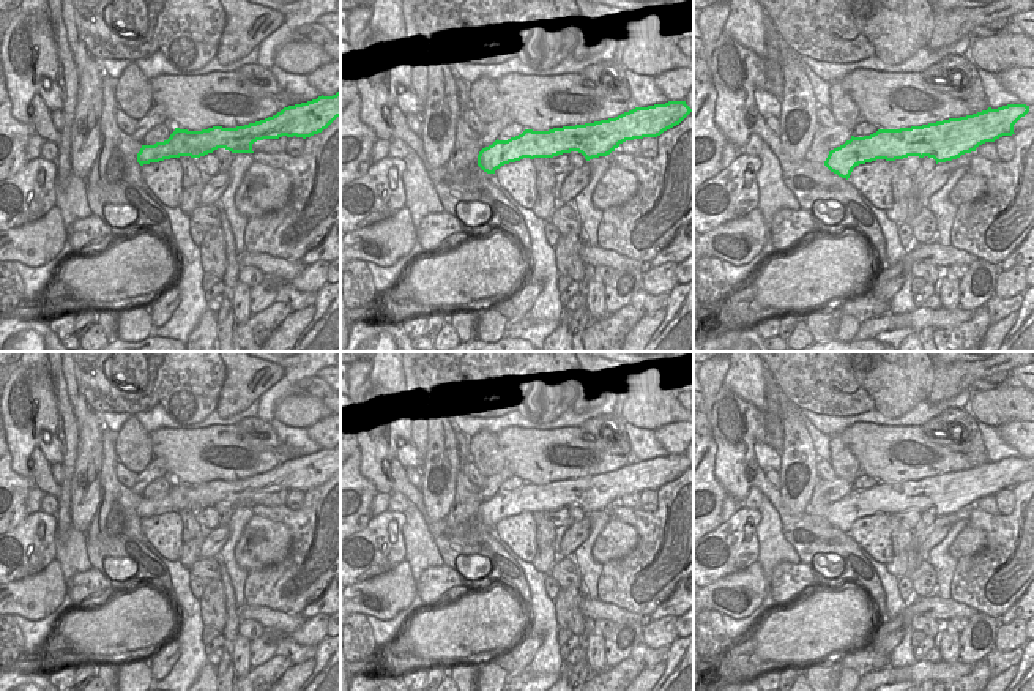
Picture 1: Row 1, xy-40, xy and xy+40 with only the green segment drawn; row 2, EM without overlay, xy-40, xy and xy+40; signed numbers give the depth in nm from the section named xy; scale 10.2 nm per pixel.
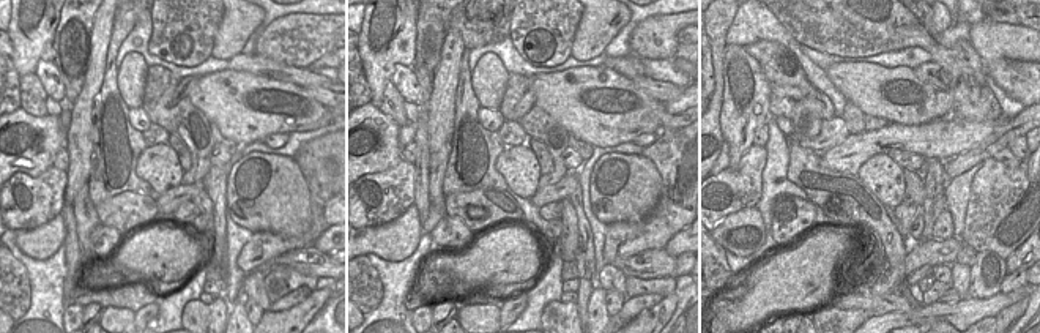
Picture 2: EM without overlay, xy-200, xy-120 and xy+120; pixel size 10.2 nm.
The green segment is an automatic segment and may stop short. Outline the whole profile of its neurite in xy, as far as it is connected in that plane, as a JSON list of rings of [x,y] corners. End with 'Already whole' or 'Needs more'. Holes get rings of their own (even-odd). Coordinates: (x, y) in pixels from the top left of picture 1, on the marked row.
[[[668,101],[648,107],[635,107],[615,118],[594,123],[553,128],[549,131],[525,129],[508,140],[495,140],[478,155],[478,166],[495,174],[504,164],[523,158],[553,158],[563,153],[578,151],[586,161],[607,156],[623,142],[657,137],[664,131],[679,125],[692,109],[686,101]]]. Already whole

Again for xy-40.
[[[340,90],[333,96],[284,107],[273,117],[236,128],[213,126],[202,131],[175,128],[170,137],[154,145],[142,145],[137,153],[140,166],[170,158],[200,158],[218,148],[232,153],[254,153],[252,144],[263,139],[311,137],[326,129],[340,117]]]. Already whole

